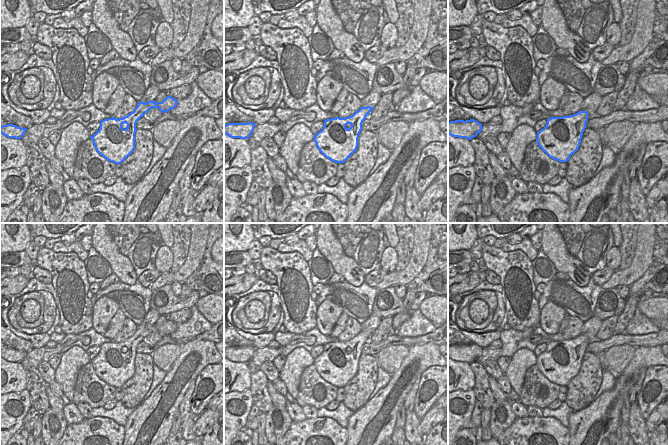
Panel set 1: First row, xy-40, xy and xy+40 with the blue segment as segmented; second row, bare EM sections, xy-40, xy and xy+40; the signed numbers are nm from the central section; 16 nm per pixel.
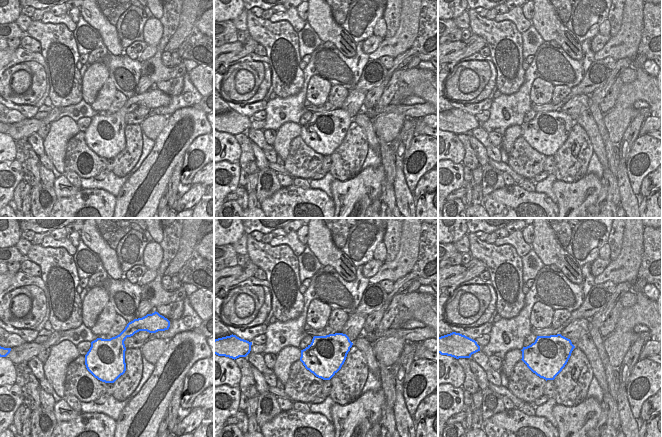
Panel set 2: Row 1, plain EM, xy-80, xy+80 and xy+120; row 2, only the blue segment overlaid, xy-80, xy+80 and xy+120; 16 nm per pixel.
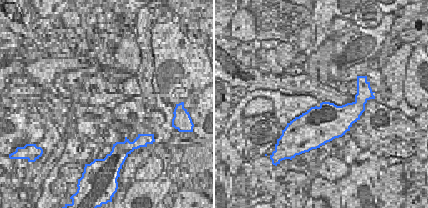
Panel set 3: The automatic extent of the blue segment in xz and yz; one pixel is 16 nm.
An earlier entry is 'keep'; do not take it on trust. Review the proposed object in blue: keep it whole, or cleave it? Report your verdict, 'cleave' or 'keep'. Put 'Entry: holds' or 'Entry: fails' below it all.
keep
Entry: holds

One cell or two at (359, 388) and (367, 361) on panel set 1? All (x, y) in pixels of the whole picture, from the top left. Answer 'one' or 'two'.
one

